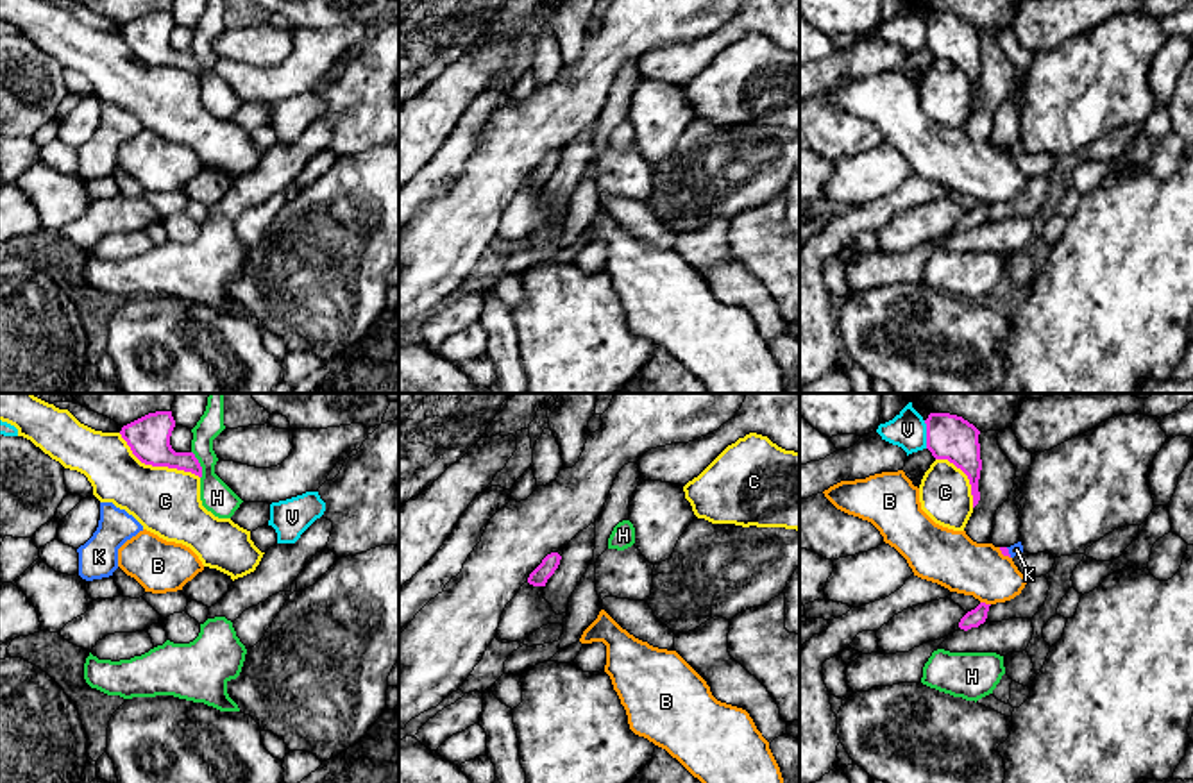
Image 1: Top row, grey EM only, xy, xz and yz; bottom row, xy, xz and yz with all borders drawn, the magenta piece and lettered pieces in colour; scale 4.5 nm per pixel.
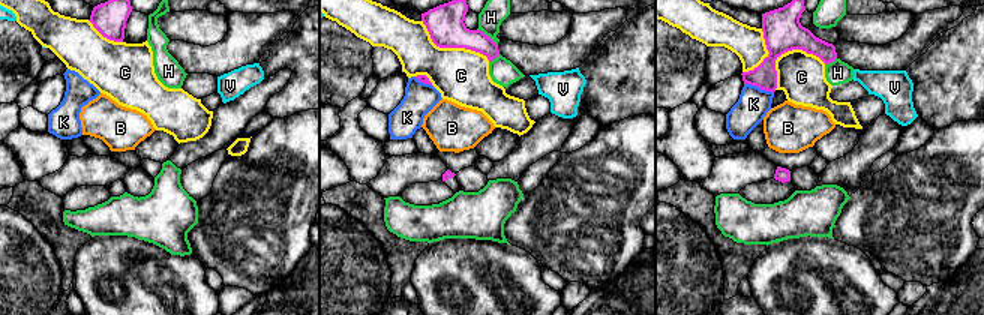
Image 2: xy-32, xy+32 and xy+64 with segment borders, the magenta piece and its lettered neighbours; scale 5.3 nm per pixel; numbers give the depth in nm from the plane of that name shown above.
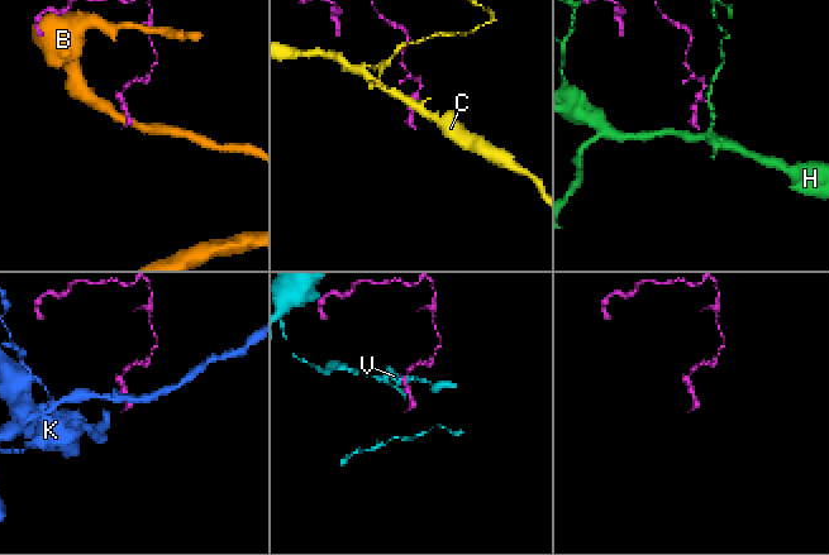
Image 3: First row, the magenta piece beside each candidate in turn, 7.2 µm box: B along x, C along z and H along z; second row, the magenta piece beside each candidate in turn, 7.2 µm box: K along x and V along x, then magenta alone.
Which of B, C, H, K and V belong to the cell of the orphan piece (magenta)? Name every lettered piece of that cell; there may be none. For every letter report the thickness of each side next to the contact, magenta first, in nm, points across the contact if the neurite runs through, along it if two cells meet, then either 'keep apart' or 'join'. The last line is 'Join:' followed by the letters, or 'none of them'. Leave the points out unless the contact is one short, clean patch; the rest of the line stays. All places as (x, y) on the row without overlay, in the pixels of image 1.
B: 80/260 nm | along yz (981, 201), (989, 204) | keep apart
C: 190/300 nm | keep apart
H: 180/140 nm | along xy (192, 50), (201, 67), (201, 77) | keep apart
K: 30/60 nm | keep apart
V: 200/160 nm | along yz (923, 20), (927, 47) | keep apart
Join: none of them

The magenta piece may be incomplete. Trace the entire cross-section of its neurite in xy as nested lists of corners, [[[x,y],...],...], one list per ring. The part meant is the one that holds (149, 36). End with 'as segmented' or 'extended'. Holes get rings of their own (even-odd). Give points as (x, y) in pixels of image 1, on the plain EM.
[[[156,11],[123,25],[120,34],[141,63],[177,68],[202,77],[202,66],[193,52],[175,52],[172,48],[173,27],[172,11]]]; as segmented

